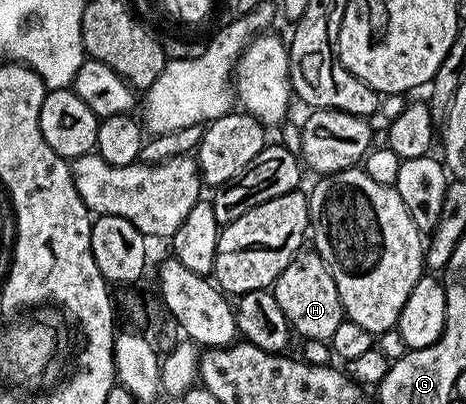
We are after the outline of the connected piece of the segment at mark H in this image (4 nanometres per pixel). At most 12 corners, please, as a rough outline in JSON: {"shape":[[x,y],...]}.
{"shape":[[304,249],[273,293],[290,329],[326,343],[345,320],[325,260]]}

